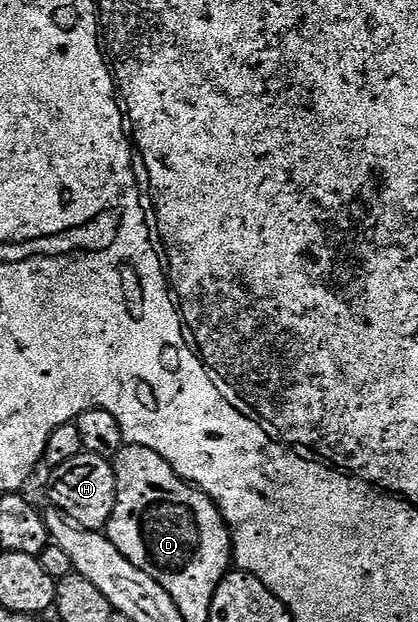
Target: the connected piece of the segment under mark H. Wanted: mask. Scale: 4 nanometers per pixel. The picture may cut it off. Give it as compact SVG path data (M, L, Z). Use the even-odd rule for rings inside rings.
M82 452L74 460L55 467L48 482L48 498L55 509L63 512L64 517L84 530L103 531L116 508L117 476L116 467L103 454Z

